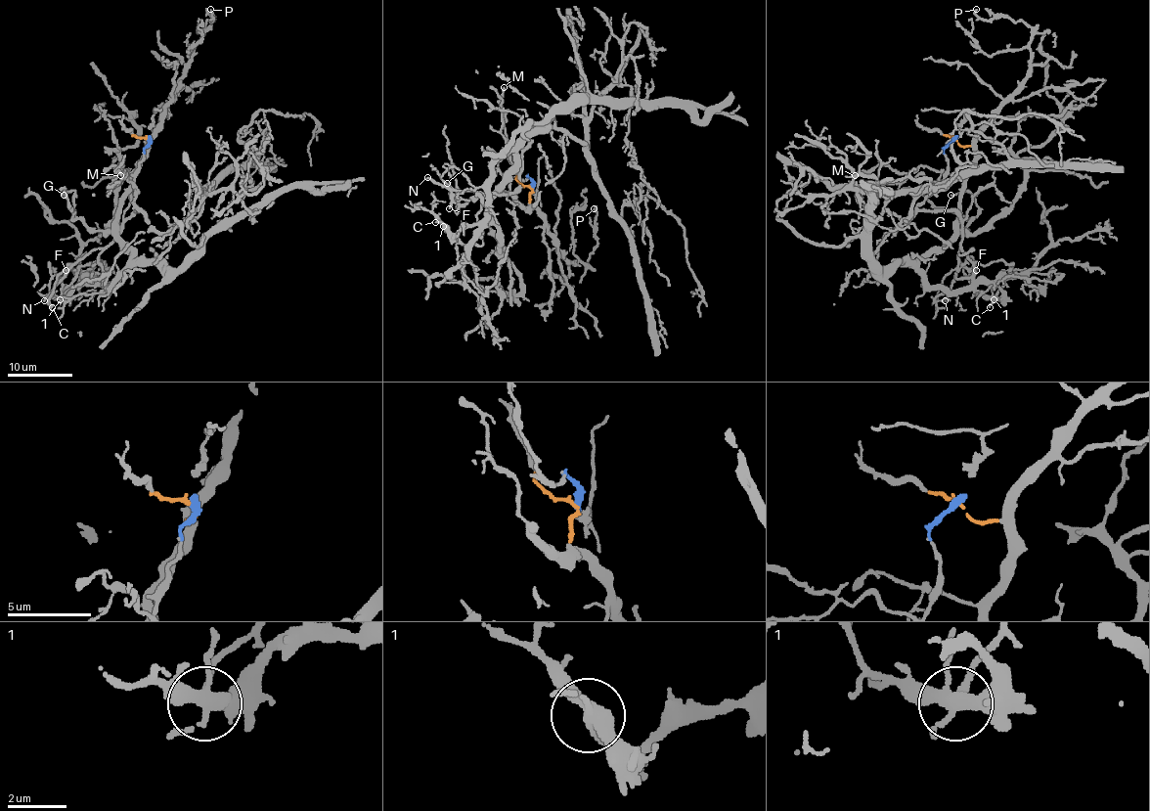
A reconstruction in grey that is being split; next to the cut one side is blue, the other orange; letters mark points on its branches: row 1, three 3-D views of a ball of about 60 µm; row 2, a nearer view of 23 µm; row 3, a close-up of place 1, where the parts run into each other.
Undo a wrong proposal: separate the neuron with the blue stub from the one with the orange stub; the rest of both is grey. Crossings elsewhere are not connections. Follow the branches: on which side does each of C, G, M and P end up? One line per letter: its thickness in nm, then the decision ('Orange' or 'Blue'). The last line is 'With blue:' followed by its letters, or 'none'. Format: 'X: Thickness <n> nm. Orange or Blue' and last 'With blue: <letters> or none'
C: Thickness 150 nm. Blue
G: Thickness 170 nm. Orange
M: Thickness 200 nm. Blue
P: Thickness 170 nm. Orange
With blue: C, M

